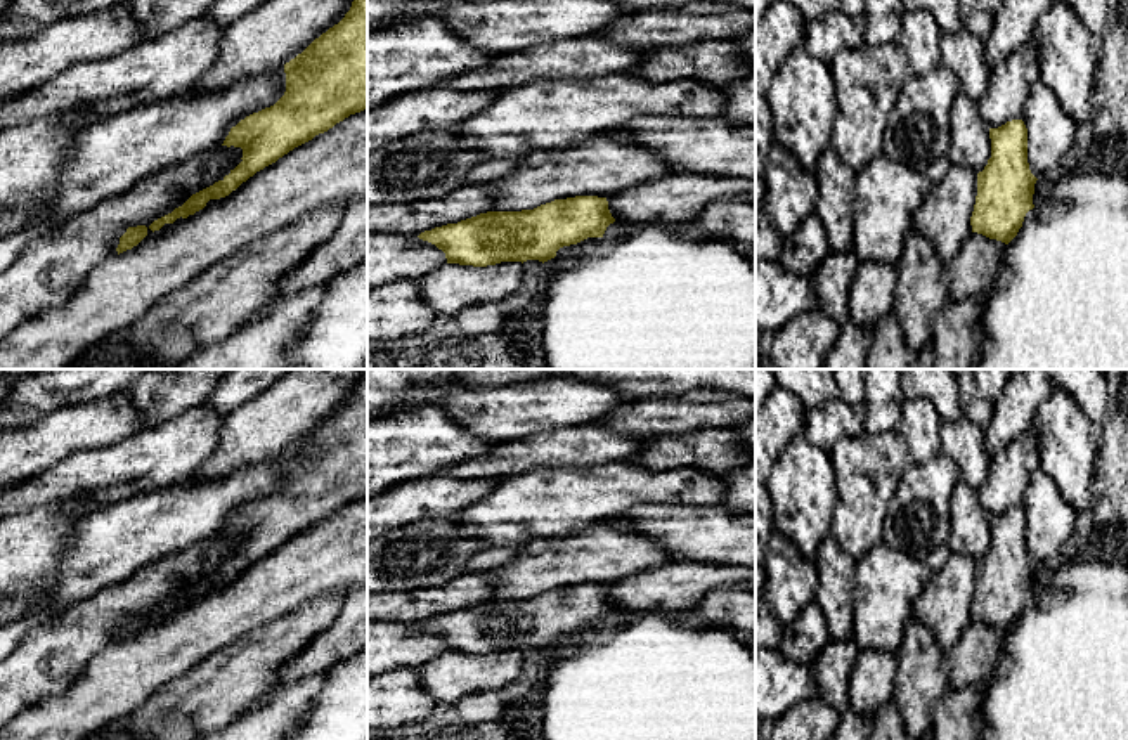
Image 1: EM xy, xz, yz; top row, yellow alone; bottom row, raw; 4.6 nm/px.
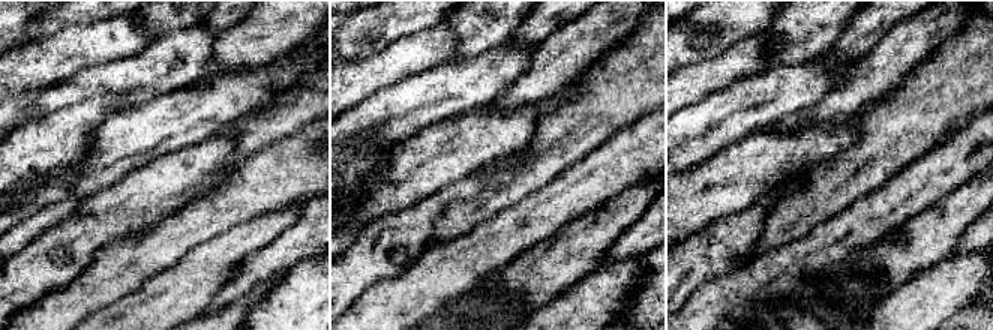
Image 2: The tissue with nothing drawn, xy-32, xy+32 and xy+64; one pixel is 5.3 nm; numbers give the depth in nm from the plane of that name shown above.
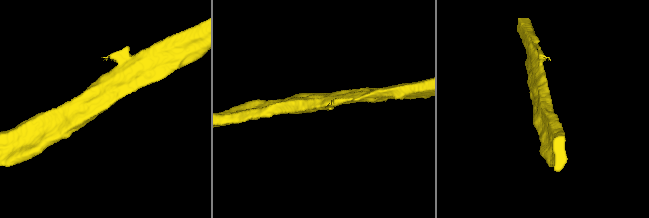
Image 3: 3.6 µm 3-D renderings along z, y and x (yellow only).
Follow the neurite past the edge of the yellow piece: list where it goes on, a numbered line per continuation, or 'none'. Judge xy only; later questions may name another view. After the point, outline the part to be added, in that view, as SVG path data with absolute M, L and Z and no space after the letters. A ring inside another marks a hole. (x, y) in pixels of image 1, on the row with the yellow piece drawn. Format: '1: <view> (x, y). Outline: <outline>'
none

